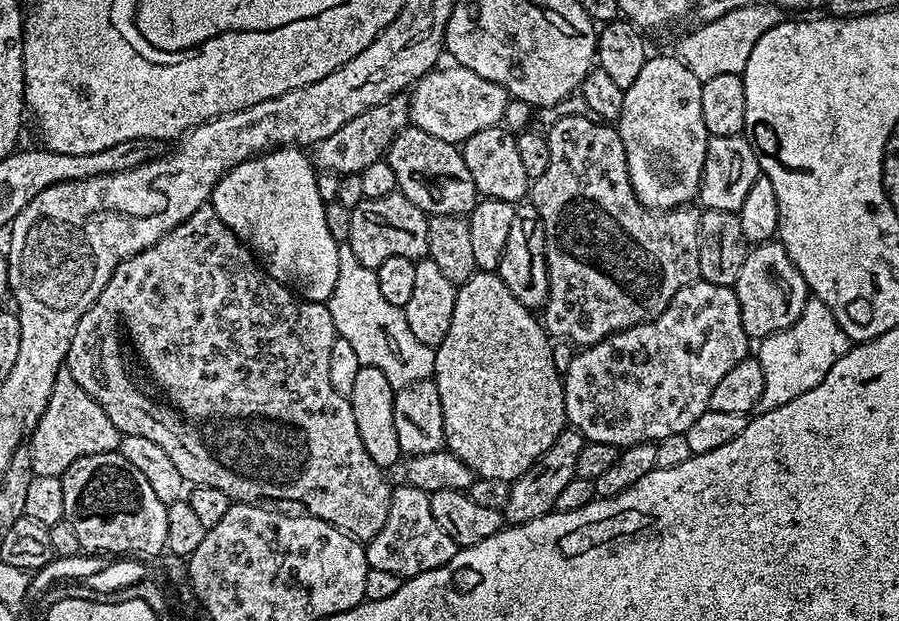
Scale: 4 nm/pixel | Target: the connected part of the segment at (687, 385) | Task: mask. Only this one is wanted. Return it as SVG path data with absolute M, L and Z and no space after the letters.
M698 279L693 284L682 286L682 290L678 290L678 294L674 294L670 306L662 314L658 314L658 318L633 328L627 328L621 332L615 332L613 336L607 336L602 342L581 347L575 353L569 368L562 374L564 382L564 414L567 423L575 428L577 432L581 432L585 441L606 442L617 446L650 444L669 438L670 435L682 435L690 426L690 422L694 422L694 418L698 418L702 413L708 411L710 394L714 394L714 386L718 386L720 379L733 366L738 366L738 362L742 362L745 356L749 355L750 348L748 348L748 344L750 345L750 337L748 337L746 330L742 326L742 310L738 306L735 287L727 284L711 284L705 280Z

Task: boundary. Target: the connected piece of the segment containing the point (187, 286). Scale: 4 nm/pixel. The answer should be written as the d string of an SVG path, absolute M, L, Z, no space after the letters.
M210 206L194 210L190 218L186 218L174 230L170 230L154 246L126 258L114 270L110 282L98 294L94 306L82 314L78 326L74 330L74 338L70 342L70 350L66 361L66 370L106 410L106 418L114 422L114 426L124 436L150 438L150 442L158 442L162 450L166 450L174 466L178 466L178 474L192 486L214 486L214 490L222 490L233 502L254 504L260 501L293 500L301 504L303 511L310 516L330 522L338 530L348 533L355 540L367 542L382 530L386 522L386 514L390 514L390 498L393 485L388 484L385 469L379 468L366 454L366 446L362 446L362 438L358 438L358 422L354 422L354 410L351 399L338 390L330 382L330 346L336 341L334 318L330 318L327 303L305 300L297 296L291 288L280 284L264 271L252 254L251 248L243 244L237 236L218 218L218 214Z

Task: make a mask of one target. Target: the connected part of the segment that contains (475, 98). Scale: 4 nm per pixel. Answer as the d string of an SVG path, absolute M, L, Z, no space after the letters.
M459 66L444 67L433 68L412 85L408 115L411 123L426 130L426 134L434 134L434 138L460 146L478 134L478 130L497 127L503 121L510 97L505 88L498 86L498 82L490 82L490 78L474 74L474 70Z

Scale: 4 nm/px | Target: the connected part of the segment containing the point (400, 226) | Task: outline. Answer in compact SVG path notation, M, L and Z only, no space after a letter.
M394 191L386 198L364 199L357 208L352 209L350 234L346 243L354 250L358 262L373 270L382 266L386 258L410 258L419 262L428 255L427 225L426 213L400 195L399 191Z

